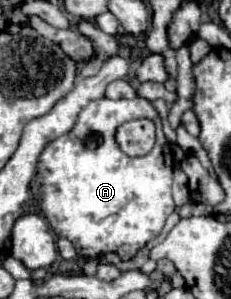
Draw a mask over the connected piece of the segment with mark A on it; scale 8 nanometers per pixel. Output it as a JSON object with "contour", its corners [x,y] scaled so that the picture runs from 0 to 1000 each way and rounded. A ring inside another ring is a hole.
{"contour":[[[433,328],[390,341],[346,375],[329,421],[251,468],[216,475],[173,535],[165,535],[165,649],[156,669],[173,682],[173,702],[208,729],[216,756],[234,763],[251,796],[286,796],[320,816],[329,843],[364,863],[416,863],[433,849],[502,843],[528,870],[563,870],[606,829],[641,816],[641,803],[675,796],[719,742],[719,729],[762,702],[736,629],[745,629],[745,569],[753,569],[753,522],[745,495],[701,441],[701,408],[632,328],[580,328],[580,334],[476,334]],[[641,395],[675,415],[675,482],[632,522],[545,522],[519,488],[502,482],[502,428],[537,415],[545,401],[597,401]]]}

